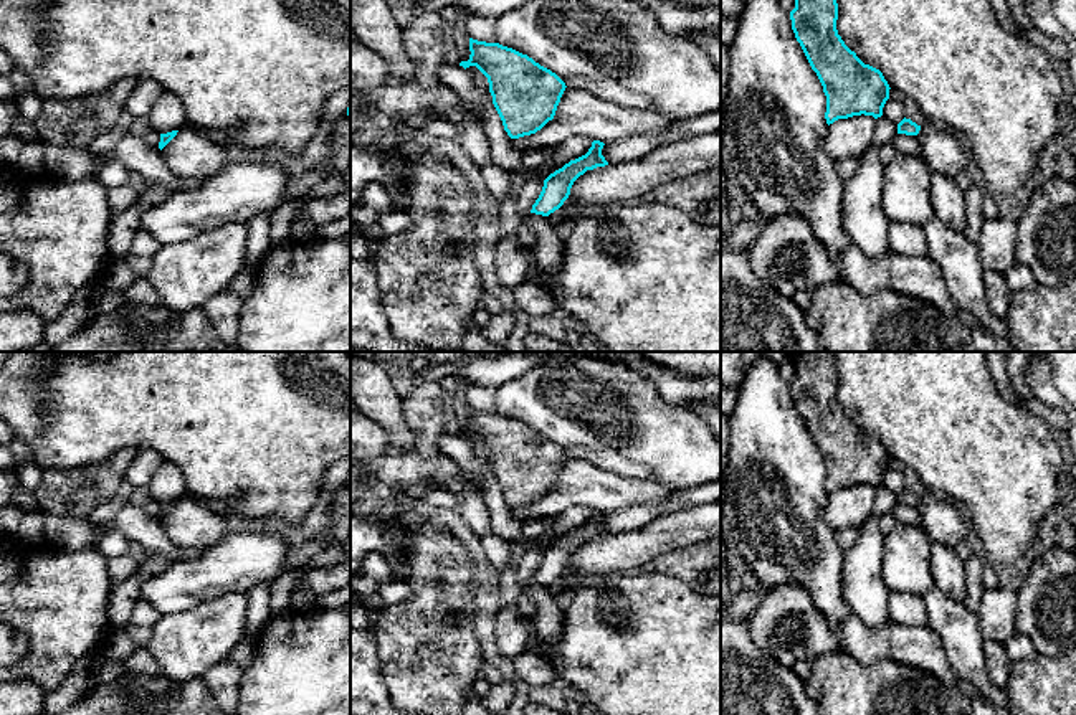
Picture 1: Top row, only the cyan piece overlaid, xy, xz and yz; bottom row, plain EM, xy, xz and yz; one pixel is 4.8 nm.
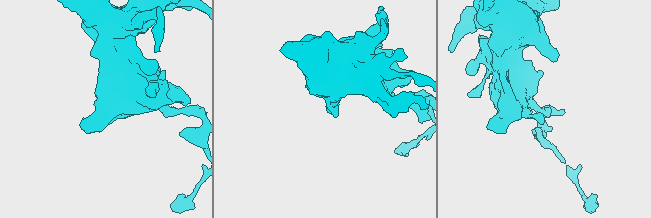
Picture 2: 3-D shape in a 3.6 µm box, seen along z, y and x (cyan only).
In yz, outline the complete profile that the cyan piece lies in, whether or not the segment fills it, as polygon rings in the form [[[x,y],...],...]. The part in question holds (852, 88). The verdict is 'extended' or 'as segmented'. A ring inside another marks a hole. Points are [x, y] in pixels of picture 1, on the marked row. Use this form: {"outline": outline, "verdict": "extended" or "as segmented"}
{"outline": [[[795,0],[792,30],[826,96],[826,124],[853,116],[883,116],[889,84],[864,64],[836,30],[836,0]]], "verdict": "as segmented"}

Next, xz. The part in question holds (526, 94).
{"outline": [[[469,38],[469,51],[469,59],[461,61],[459,66],[464,69],[476,66],[488,78],[493,104],[511,139],[536,134],[554,119],[560,97],[567,88],[555,73],[540,66],[527,54],[499,43]]], "verdict": "as segmented"}

